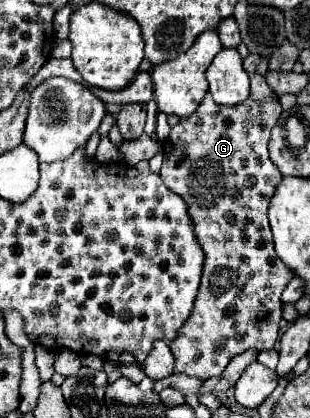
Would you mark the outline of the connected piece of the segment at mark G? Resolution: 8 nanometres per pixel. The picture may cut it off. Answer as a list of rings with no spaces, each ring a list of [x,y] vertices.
[[[207,92],[199,108],[171,128],[171,136],[165,142],[161,178],[171,192],[185,200],[189,216],[195,224],[195,236],[205,252],[201,286],[193,302],[193,314],[185,320],[185,326],[181,326],[177,338],[169,344],[175,356],[173,372],[207,380],[211,376],[219,376],[233,356],[245,350],[271,350],[277,342],[283,306],[281,292],[293,278],[293,272],[281,262],[281,258],[277,258],[273,250],[267,220],[269,202],[277,184],[281,182],[281,172],[269,158],[267,142],[281,112],[283,108],[277,100],[255,102],[253,98],[247,98],[247,102],[241,106],[217,106]]]

